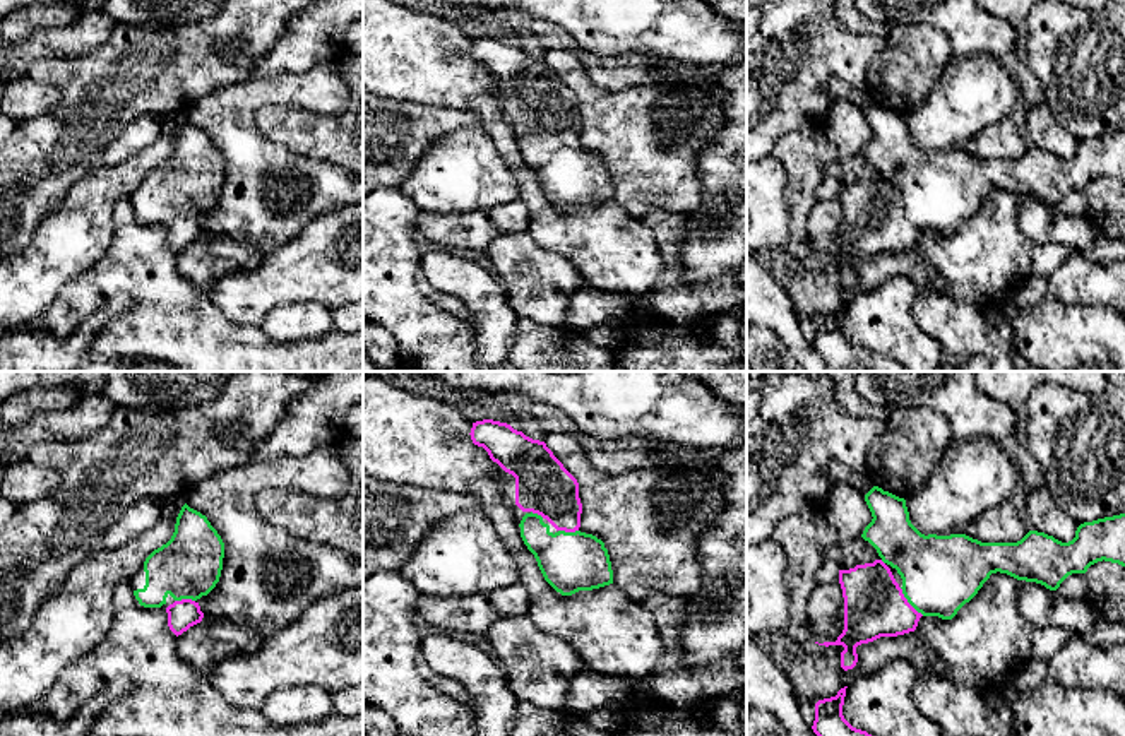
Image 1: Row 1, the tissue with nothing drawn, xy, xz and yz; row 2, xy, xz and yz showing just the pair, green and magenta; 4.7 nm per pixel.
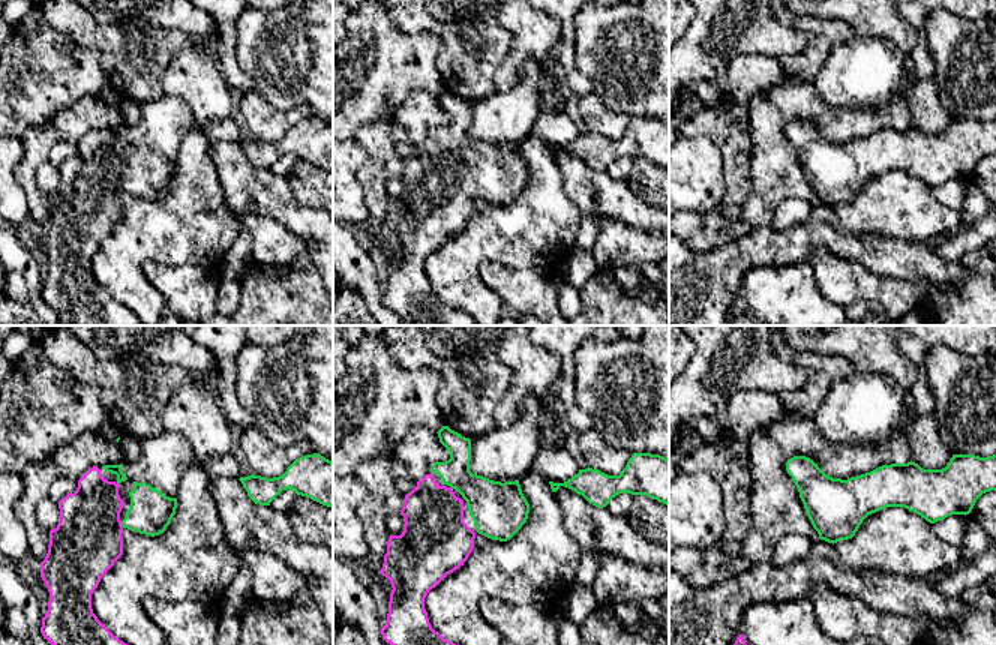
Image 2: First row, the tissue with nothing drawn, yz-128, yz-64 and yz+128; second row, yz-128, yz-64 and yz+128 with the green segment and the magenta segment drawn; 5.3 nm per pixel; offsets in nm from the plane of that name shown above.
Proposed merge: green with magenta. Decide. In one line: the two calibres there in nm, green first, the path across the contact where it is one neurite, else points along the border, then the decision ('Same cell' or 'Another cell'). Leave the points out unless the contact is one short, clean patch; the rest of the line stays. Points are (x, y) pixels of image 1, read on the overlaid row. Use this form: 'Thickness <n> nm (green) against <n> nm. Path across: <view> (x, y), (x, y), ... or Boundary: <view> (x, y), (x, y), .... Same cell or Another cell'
Thickness 360 nm (green) against 280 nm. Same cell

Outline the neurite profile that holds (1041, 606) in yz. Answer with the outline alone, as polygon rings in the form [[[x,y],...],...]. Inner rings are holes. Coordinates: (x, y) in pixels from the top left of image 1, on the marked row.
[[[1017,580],[1017,606],[1034,626],[1060,626],[1084,635],[1099,620],[1099,613],[1087,599],[1067,599],[1041,584]]]

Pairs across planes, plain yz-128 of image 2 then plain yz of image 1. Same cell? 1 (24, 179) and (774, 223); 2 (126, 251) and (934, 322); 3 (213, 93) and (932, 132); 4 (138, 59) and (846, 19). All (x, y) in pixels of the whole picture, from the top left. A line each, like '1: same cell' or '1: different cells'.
1: different cells
2: different cells
3: different cells
4: same cell

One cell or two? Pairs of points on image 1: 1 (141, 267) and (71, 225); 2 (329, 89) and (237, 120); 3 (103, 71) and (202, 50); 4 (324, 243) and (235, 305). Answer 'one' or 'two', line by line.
1: two
2: one
3: one
4: one

